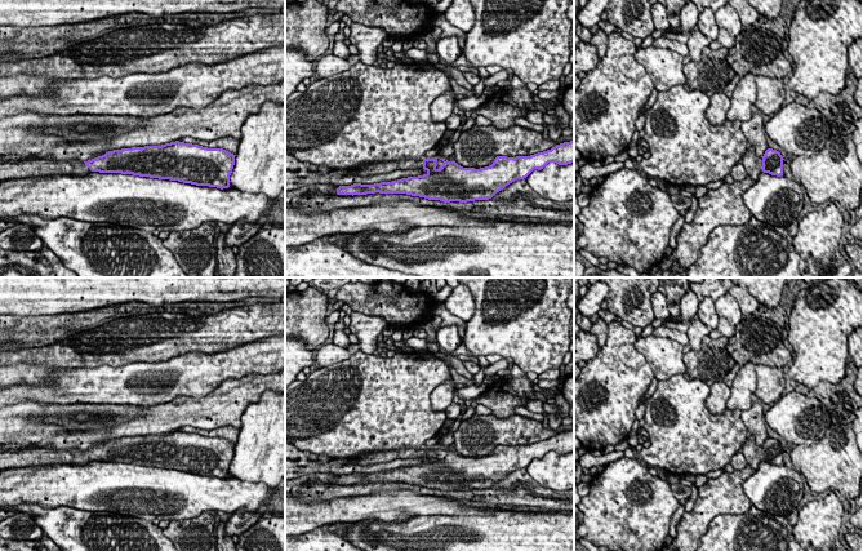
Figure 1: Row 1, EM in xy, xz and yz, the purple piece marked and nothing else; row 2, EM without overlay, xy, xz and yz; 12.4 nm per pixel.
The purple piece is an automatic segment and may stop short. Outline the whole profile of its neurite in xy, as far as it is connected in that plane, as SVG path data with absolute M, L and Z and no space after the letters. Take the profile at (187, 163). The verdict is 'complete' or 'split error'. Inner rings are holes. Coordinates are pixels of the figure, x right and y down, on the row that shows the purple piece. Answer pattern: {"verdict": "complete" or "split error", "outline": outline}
{"verdict": "split error", "outline": "M184 142L108 151L88 161L27 157L0 163L0 181L55 174L121 173L196 186L230 187L233 154Z"}

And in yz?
{"verdict": "split error", "outline": "M748 146L740 163L747 174L756 182L762 172L777 177L783 175L783 160L777 150L768 148L760 157L756 155L753 146Z"}

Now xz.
{"verdict": "split error", "outline": "M574 141L556 145L551 150L530 156L497 156L491 165L480 169L463 168L445 159L440 159L444 163L437 169L437 160L437 157L424 157L362 164L350 170L362 177L406 169L424 169L427 173L392 182L339 186L333 194L352 196L375 192L406 194L444 203L489 200L510 183L526 178L534 169L541 170L548 163L559 165L574 163Z"}

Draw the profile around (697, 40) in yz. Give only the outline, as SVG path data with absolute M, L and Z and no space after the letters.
M691 30L691 35L688 39L688 49L690 59L699 62L702 59L702 50L704 46L709 46L712 39L702 34L700 30Z

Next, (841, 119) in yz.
M846 74L844 90L837 94L820 93L810 99L808 108L817 108L827 120L832 137L851 135L857 120L863 117L863 108L855 102L854 93L858 79L854 74Z

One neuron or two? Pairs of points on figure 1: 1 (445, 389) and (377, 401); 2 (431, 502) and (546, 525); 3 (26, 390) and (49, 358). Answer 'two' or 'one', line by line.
1: two
2: two
3: two

